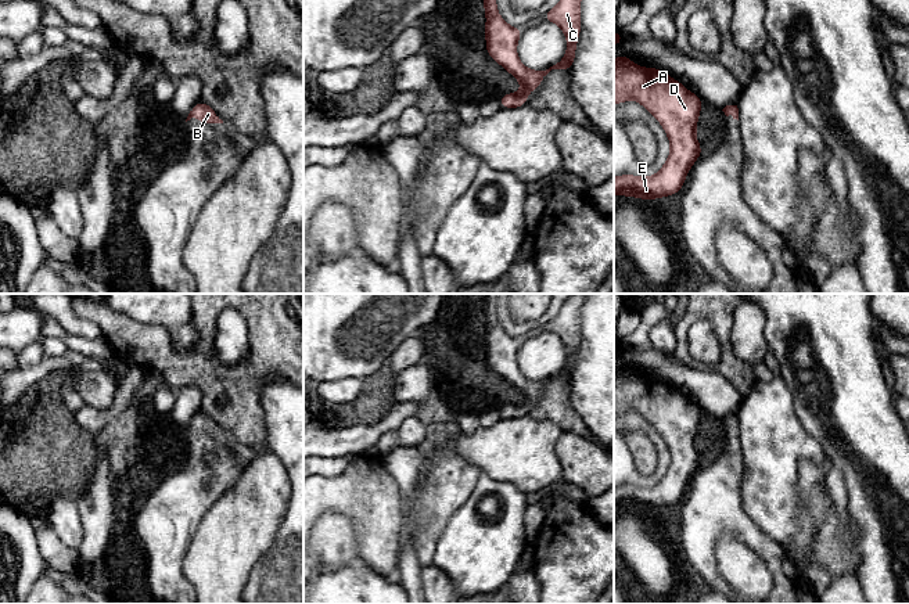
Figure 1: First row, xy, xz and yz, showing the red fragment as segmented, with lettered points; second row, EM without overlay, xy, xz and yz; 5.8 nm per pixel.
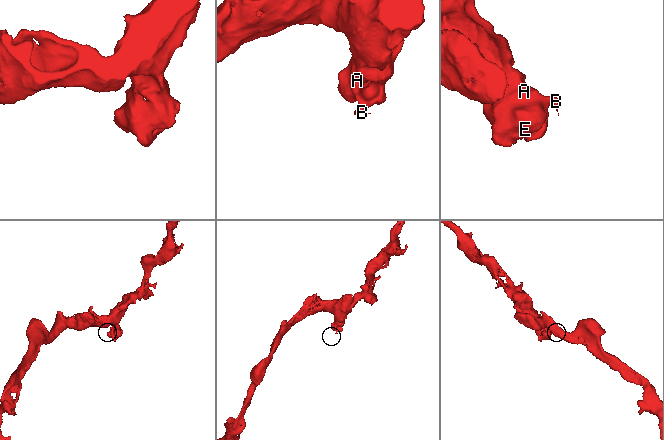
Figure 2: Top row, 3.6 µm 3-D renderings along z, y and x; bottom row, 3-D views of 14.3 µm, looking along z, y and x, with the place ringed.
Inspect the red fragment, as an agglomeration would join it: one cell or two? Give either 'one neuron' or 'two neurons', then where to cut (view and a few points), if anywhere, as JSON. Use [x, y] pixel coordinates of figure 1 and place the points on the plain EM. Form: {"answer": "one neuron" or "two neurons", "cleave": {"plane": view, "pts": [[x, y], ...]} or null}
{"answer": "one neuron", "cleave": null}

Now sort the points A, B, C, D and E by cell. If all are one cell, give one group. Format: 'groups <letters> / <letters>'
groups A B C D E

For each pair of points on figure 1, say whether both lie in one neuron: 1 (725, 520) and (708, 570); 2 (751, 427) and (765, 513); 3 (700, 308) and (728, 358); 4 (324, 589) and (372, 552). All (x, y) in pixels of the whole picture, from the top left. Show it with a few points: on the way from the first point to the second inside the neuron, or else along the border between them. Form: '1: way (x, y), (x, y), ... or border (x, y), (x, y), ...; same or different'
1: way (712, 532), (707, 538), (707, 557); same
2: way (765, 448), (765, 492); same
3: way (714, 317), (722, 326), (725, 344); same
4: border (367, 565), (385, 576); different

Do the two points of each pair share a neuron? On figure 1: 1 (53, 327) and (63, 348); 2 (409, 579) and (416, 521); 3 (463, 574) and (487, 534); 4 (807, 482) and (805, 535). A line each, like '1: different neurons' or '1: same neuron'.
1: different neurons
2: same neuron
3: same neuron
4: same neuron

